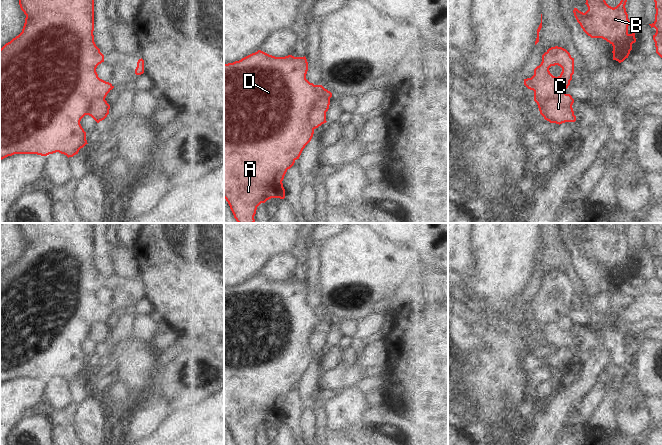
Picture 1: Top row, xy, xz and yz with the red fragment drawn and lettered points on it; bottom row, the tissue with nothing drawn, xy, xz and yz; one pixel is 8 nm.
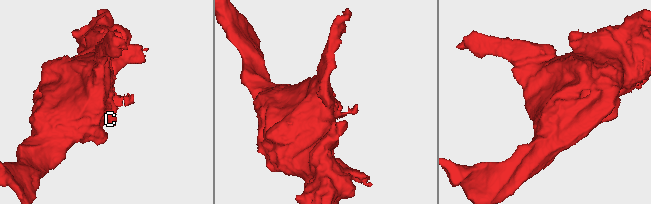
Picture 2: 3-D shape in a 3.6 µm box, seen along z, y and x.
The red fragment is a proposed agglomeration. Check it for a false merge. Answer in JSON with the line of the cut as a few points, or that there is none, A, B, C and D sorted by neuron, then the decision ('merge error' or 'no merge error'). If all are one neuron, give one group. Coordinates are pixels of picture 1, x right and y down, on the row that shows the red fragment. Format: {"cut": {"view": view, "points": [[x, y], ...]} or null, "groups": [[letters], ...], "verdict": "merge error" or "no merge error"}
{"cut": {"view": "xz", "points": [[329, 99], [321, 98], [311, 110], [309, 123], [313, 128]]}, "groups": [["A", "B", "D"], ["C"]], "verdict": "merge error"}

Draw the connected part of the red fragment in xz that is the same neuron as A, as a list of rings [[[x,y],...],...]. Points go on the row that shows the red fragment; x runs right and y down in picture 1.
[[[258,50],[257,52],[252,53],[250,55],[242,58],[239,61],[224,64],[224,198],[228,202],[230,209],[234,215],[234,218],[236,219],[236,221],[238,223],[254,223],[255,222],[254,216],[256,214],[257,207],[261,203],[265,203],[267,200],[269,200],[271,198],[280,198],[280,199],[285,198],[285,189],[284,189],[283,183],[282,183],[284,176],[285,176],[287,170],[290,169],[294,165],[294,163],[297,159],[299,159],[303,149],[311,141],[313,134],[314,134],[314,128],[309,122],[309,114],[321,98],[323,98],[325,100],[330,100],[330,98],[332,97],[332,93],[330,91],[328,91],[327,89],[325,89],[322,85],[314,85],[313,83],[310,83],[306,79],[307,71],[308,71],[308,62],[307,62],[307,59],[305,56],[304,57],[294,57],[292,55],[288,55],[285,57],[275,57],[275,56],[269,55],[261,50]]]

